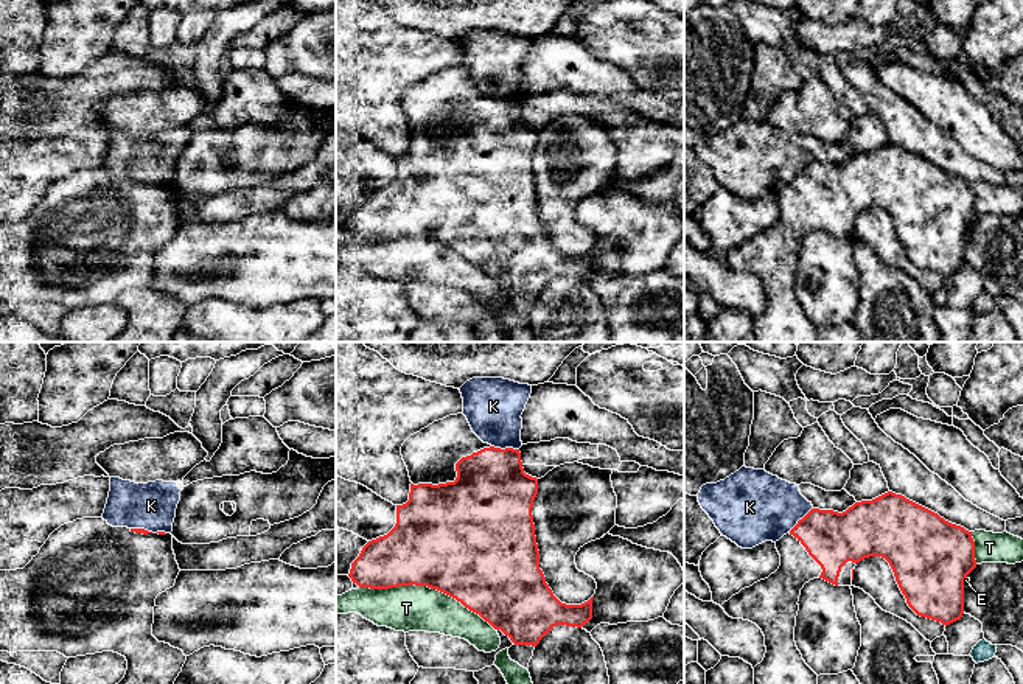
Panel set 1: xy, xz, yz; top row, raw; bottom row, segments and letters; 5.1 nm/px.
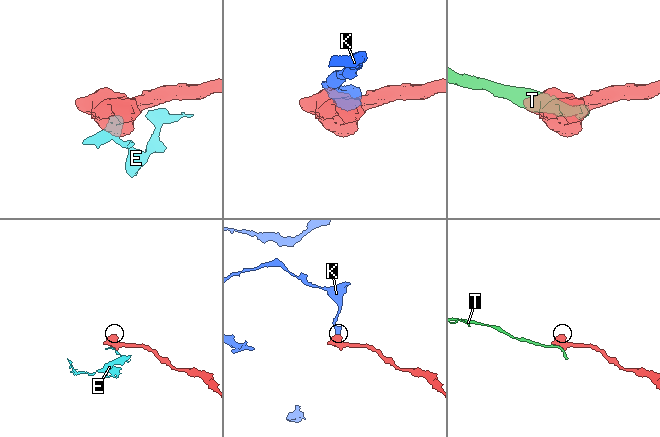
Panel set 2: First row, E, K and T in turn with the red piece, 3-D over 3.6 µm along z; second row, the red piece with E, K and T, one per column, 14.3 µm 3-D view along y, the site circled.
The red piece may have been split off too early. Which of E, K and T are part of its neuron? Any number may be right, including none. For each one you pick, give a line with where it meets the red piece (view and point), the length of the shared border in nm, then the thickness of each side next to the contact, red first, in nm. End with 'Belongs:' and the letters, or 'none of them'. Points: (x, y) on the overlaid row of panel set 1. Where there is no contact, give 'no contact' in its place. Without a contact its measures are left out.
Belongs: none of them

